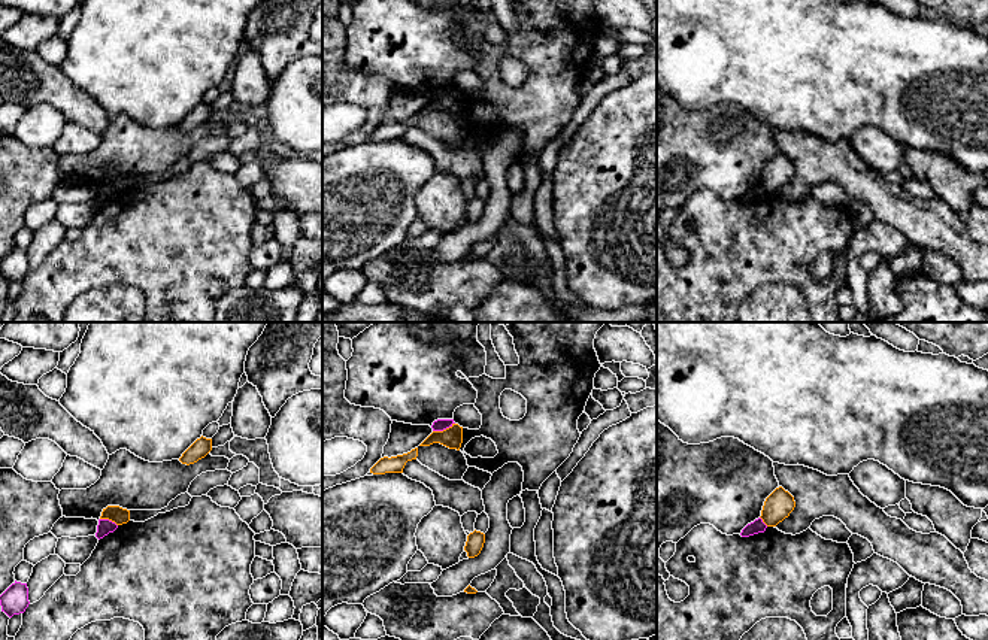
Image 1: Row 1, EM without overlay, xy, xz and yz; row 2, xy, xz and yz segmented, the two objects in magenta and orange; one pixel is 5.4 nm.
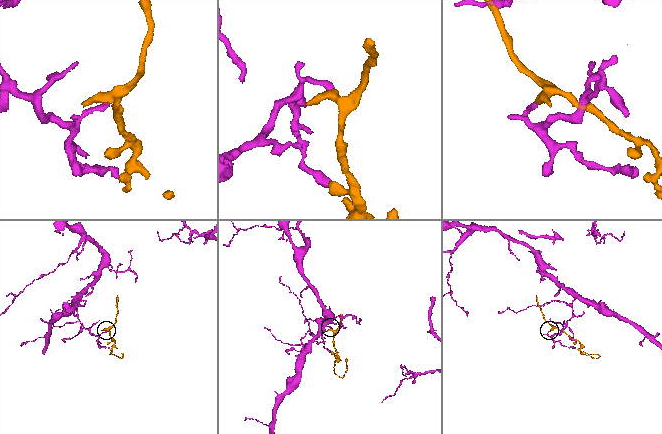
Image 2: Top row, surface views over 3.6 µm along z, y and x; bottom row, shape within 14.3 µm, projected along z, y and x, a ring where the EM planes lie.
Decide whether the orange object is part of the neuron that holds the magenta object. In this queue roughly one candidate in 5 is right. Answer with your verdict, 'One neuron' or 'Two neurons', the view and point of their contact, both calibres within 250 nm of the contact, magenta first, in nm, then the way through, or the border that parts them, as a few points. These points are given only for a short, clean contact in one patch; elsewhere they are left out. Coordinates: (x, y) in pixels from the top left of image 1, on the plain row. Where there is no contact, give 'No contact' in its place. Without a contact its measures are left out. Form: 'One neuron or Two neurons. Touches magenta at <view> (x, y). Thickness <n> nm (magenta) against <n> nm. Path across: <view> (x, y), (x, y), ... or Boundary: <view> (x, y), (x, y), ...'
Two neurons. Touches magenta at xz (444, 94). Thickness 60 nm (magenta) against 120 nm. Boundary: xz (454, 88), (433, 97)

